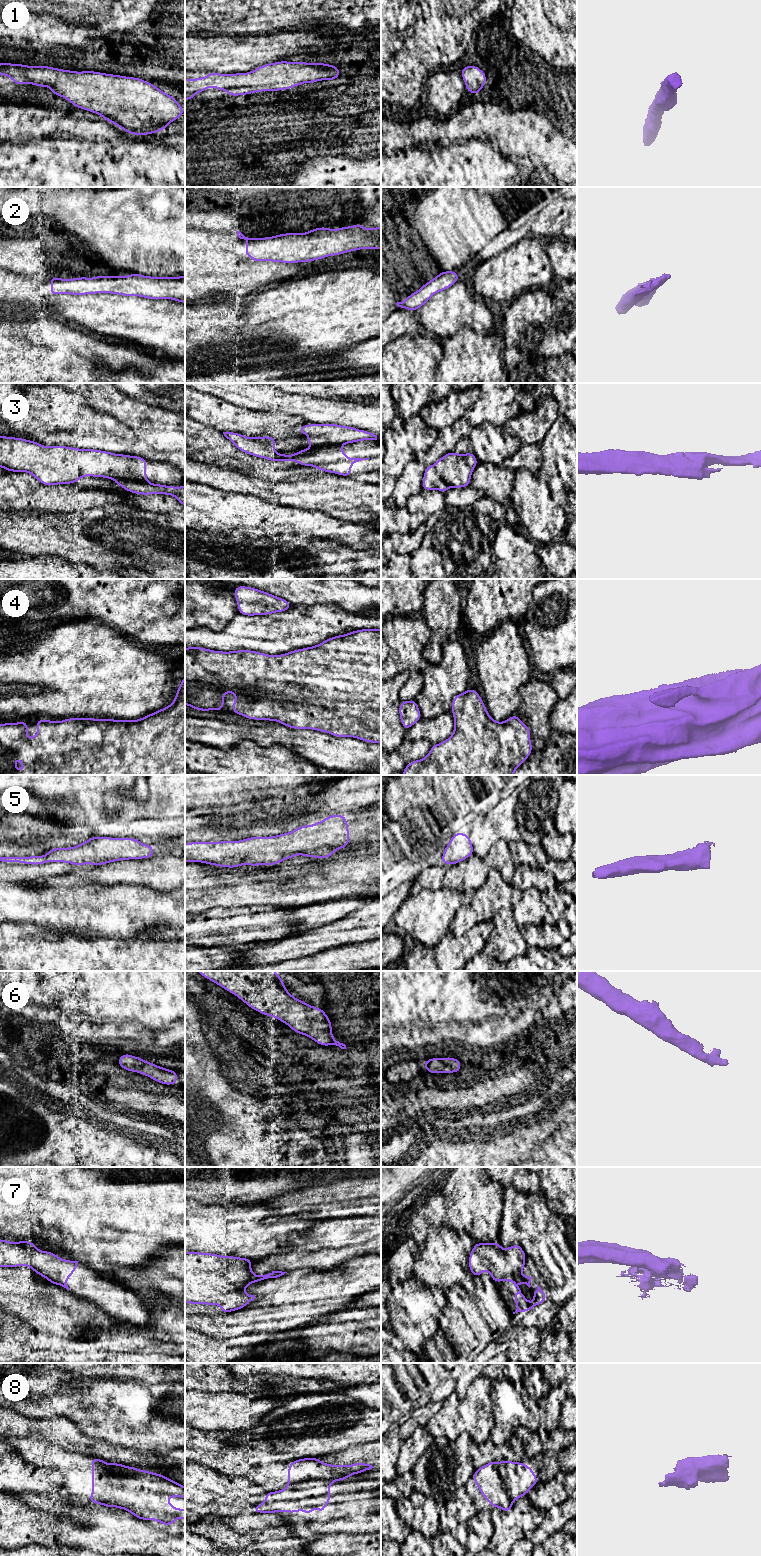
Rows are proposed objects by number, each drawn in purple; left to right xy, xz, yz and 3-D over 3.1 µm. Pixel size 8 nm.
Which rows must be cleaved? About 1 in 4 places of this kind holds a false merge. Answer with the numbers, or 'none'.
8

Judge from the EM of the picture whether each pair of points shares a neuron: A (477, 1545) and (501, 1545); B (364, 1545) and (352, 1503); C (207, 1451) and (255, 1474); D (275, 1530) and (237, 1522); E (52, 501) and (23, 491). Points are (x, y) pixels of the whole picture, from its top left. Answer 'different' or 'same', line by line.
A: different
B: different
C: same
D: same
E: same

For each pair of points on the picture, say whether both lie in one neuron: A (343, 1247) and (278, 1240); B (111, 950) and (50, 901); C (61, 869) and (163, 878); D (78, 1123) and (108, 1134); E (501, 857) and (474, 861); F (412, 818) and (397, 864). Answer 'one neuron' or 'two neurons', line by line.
A: two neurons
B: two neurons
C: two neurons
D: one neuron
E: one neuron
F: one neuron

